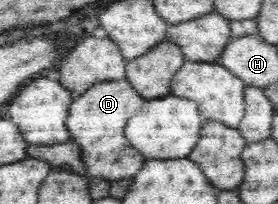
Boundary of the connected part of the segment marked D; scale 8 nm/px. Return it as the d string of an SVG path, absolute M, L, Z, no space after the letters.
M127 79L101 81L91 85L85 93L75 95L65 124L81 148L87 176L100 177L108 182L121 179L121 151L132 146L125 137L125 123L141 109L144 100Z

